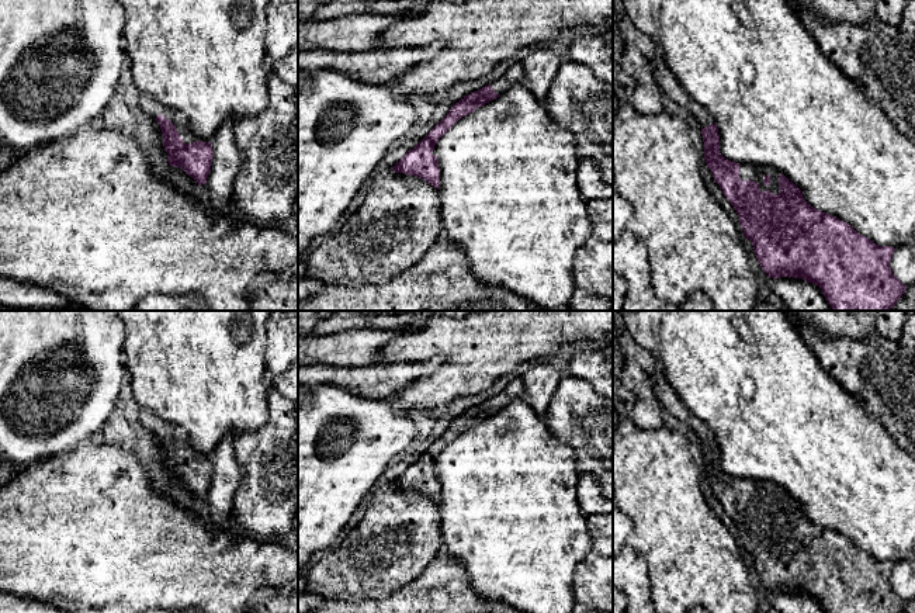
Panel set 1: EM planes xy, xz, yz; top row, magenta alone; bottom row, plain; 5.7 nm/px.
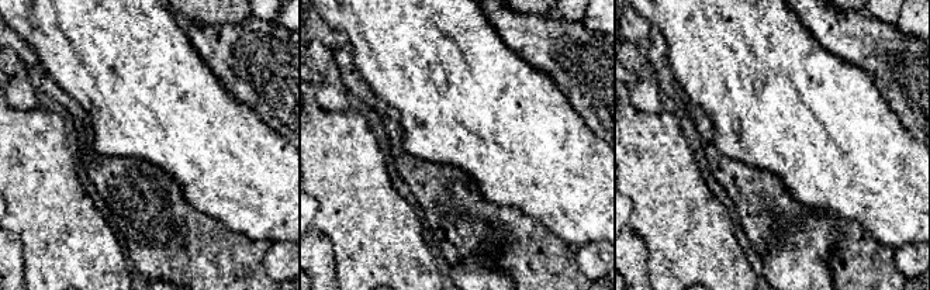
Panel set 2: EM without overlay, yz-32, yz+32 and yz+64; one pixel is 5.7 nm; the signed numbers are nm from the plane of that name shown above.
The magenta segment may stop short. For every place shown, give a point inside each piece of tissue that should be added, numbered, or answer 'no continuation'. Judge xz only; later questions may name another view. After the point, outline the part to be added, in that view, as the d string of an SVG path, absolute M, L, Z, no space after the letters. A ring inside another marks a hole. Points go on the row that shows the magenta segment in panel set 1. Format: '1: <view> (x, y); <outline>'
1: xz (515, 75); M509 62L507 72L499 80L492 83L492 89L496 94L500 96L506 90L524 83L526 77L521 63Z

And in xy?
1: xy (177, 118); M163 108L160 112L166 120L170 120L171 124L176 127L177 132L180 134L183 143L193 143L195 138L191 135L190 122L187 118L174 110Z

